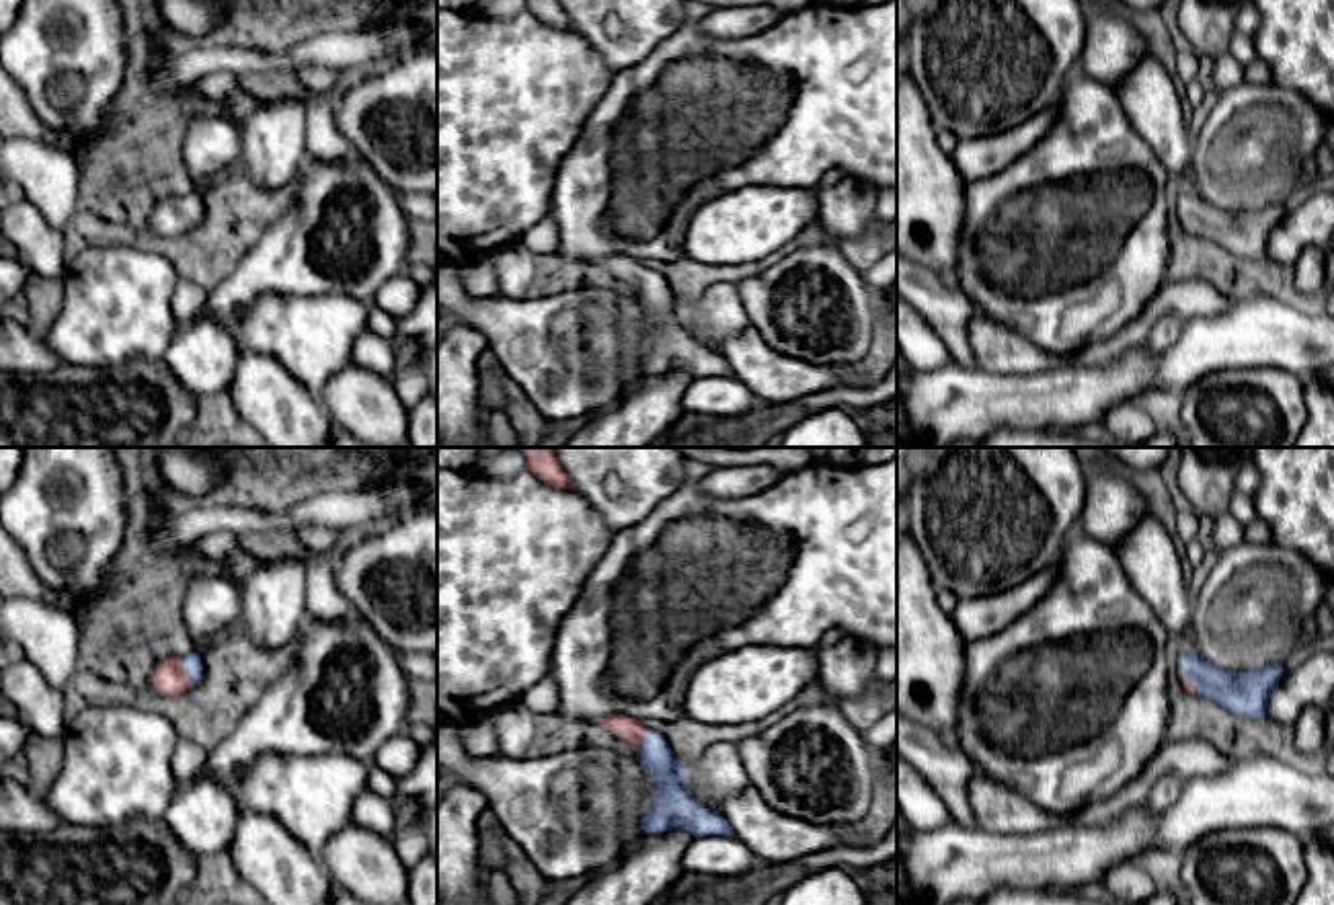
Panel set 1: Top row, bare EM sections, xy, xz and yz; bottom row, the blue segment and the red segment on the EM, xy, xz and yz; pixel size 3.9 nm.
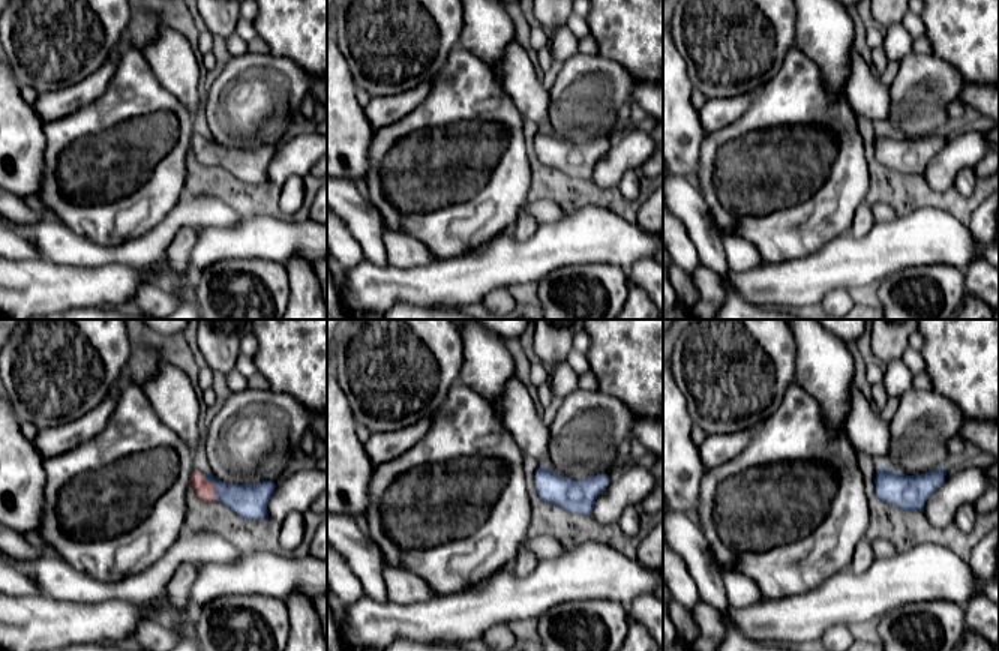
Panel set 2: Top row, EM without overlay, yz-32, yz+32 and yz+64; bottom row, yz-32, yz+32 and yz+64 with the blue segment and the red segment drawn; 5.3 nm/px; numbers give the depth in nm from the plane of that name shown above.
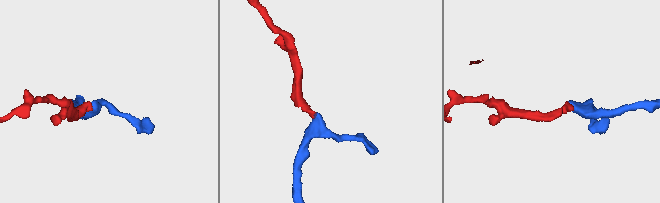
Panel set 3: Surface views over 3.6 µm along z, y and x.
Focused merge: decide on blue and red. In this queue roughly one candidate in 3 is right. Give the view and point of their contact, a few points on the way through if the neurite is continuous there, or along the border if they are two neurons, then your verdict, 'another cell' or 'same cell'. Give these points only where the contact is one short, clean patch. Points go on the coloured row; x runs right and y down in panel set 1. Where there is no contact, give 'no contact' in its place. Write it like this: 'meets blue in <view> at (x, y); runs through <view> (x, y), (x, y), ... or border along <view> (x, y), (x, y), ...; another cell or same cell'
meets blue in xy at (185, 670); runs through xy (191, 661), (185, 670), (169, 678); same cell

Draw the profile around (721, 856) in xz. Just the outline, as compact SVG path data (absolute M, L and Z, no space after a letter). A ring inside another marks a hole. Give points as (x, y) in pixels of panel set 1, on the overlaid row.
M722 835L694 837L681 856L681 870L735 878L763 866L741 839Z

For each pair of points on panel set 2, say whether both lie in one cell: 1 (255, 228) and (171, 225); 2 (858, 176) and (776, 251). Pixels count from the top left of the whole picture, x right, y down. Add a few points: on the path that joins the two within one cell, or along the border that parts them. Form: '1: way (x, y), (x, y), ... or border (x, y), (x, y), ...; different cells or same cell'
1: border (240, 216), (231, 227), (204, 227), (201, 230); different cells
2: way (836, 180), (788, 228); same cell

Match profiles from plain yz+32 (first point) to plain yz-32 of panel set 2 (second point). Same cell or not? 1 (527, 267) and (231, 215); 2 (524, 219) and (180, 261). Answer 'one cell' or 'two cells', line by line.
1: two cells
2: one cell

